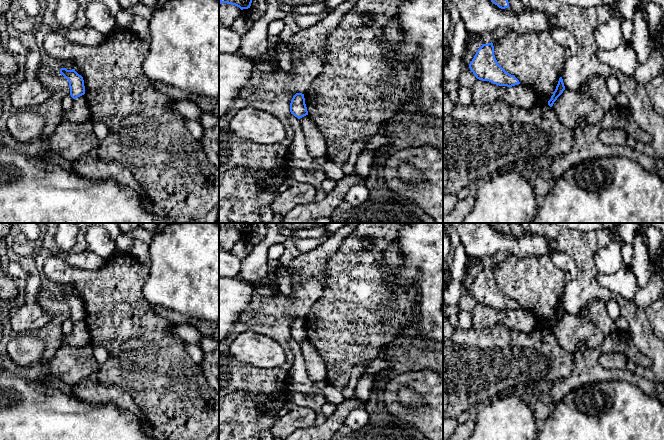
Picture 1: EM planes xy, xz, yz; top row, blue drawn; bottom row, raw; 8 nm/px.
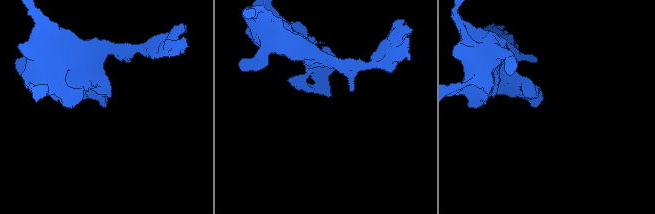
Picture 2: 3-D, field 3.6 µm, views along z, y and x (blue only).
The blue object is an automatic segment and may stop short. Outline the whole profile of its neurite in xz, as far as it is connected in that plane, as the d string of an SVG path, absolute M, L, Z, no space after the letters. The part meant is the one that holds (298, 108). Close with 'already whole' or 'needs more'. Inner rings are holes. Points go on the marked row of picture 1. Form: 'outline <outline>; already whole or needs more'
outline M296 93L290 103L290 112L298 119L308 115L304 94Z; already whole

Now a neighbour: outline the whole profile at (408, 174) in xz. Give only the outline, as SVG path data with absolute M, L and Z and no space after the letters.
M401 164L398 167L398 174L402 183L418 185L421 182L420 172L412 164Z

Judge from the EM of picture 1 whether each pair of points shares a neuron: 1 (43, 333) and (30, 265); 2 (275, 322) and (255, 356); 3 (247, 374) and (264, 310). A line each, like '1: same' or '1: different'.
1: different
2: different
3: same

